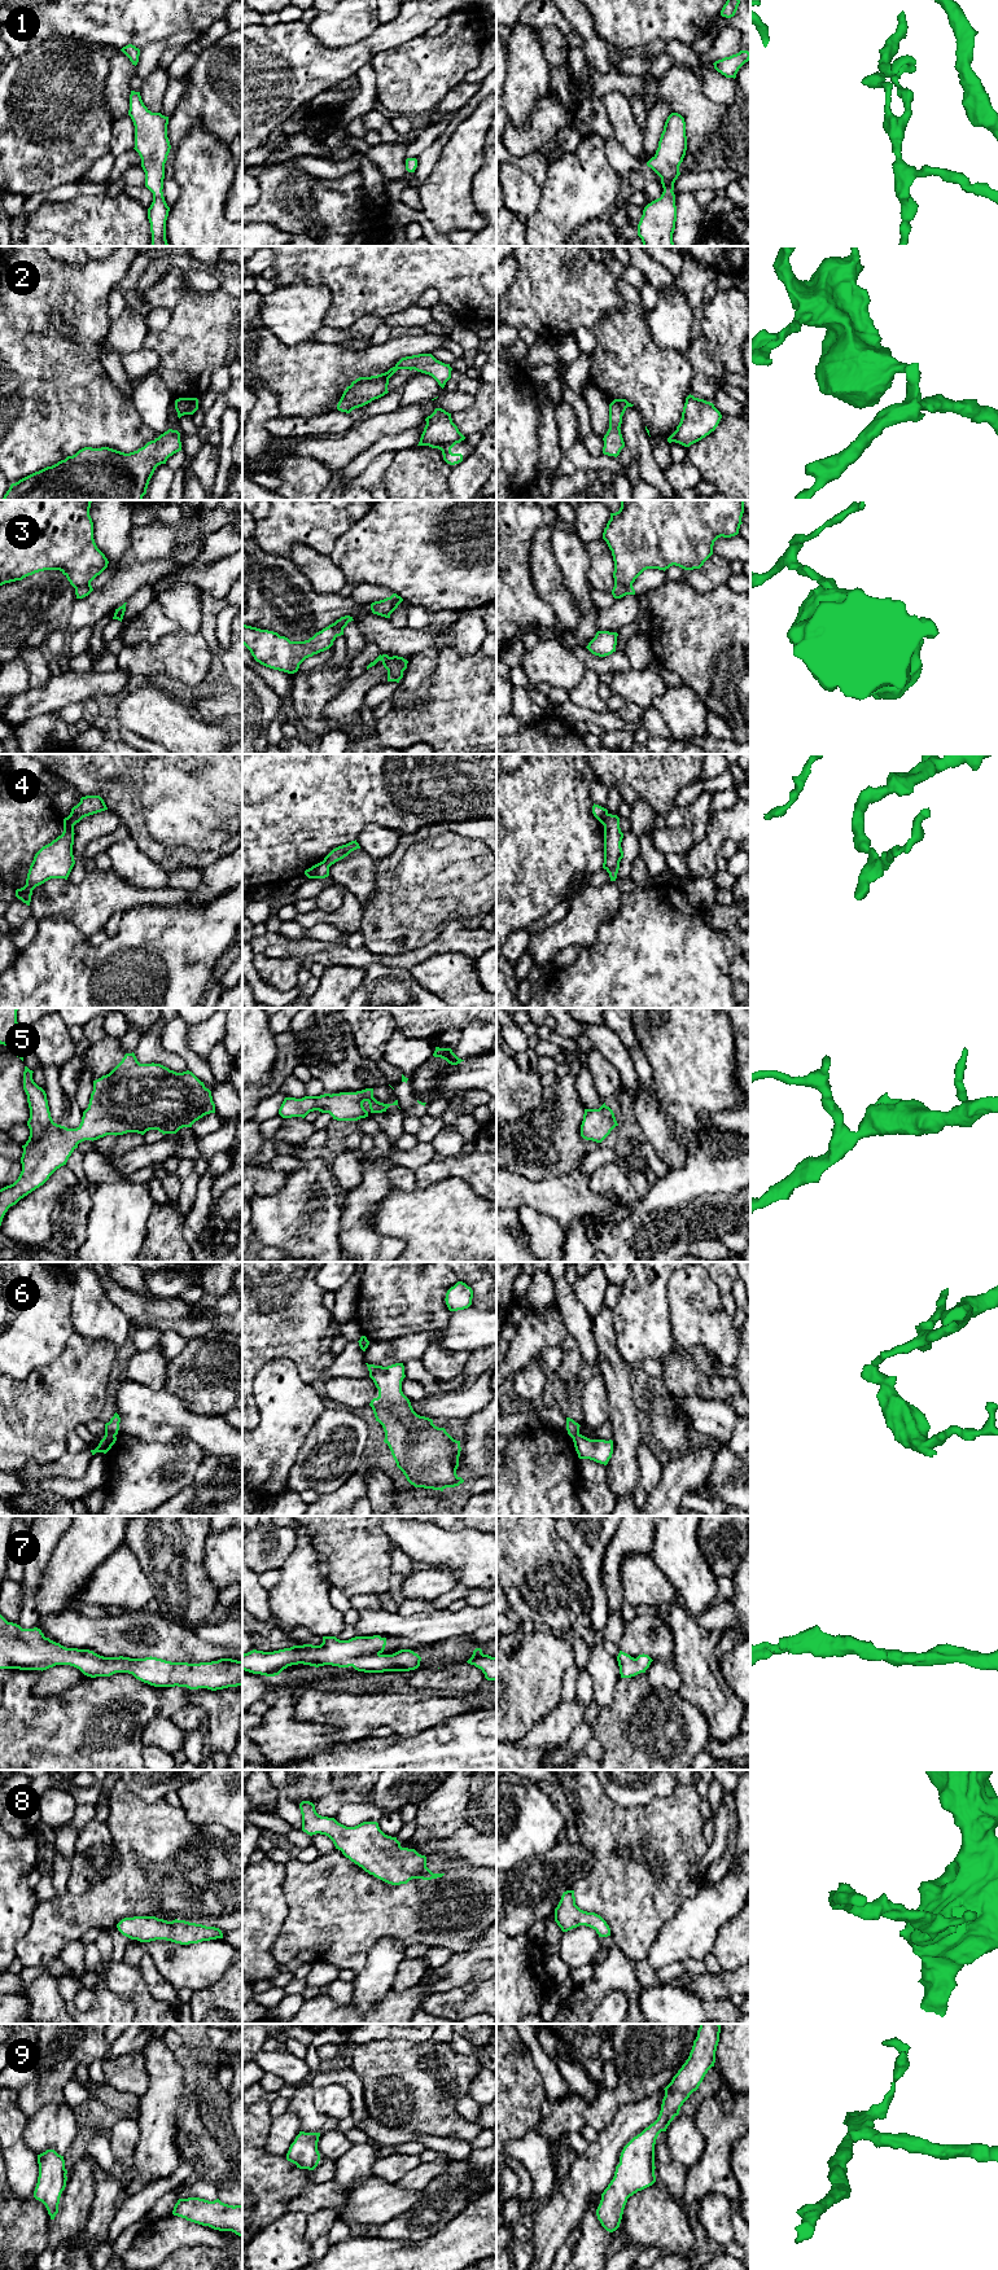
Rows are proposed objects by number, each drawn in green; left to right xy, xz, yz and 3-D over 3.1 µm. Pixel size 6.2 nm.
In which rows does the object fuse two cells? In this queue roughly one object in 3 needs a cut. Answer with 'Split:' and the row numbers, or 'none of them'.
Split: 3, 4, 6

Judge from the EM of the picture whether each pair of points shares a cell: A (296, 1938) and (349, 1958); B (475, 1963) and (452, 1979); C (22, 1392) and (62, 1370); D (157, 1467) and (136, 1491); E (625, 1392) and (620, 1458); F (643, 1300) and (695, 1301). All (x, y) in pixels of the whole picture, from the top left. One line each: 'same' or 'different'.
A: same
B: same
C: same
D: same
E: same
F: different

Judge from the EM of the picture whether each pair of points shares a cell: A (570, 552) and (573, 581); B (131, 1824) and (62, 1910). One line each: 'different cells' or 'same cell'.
A: same cell
B: same cell

